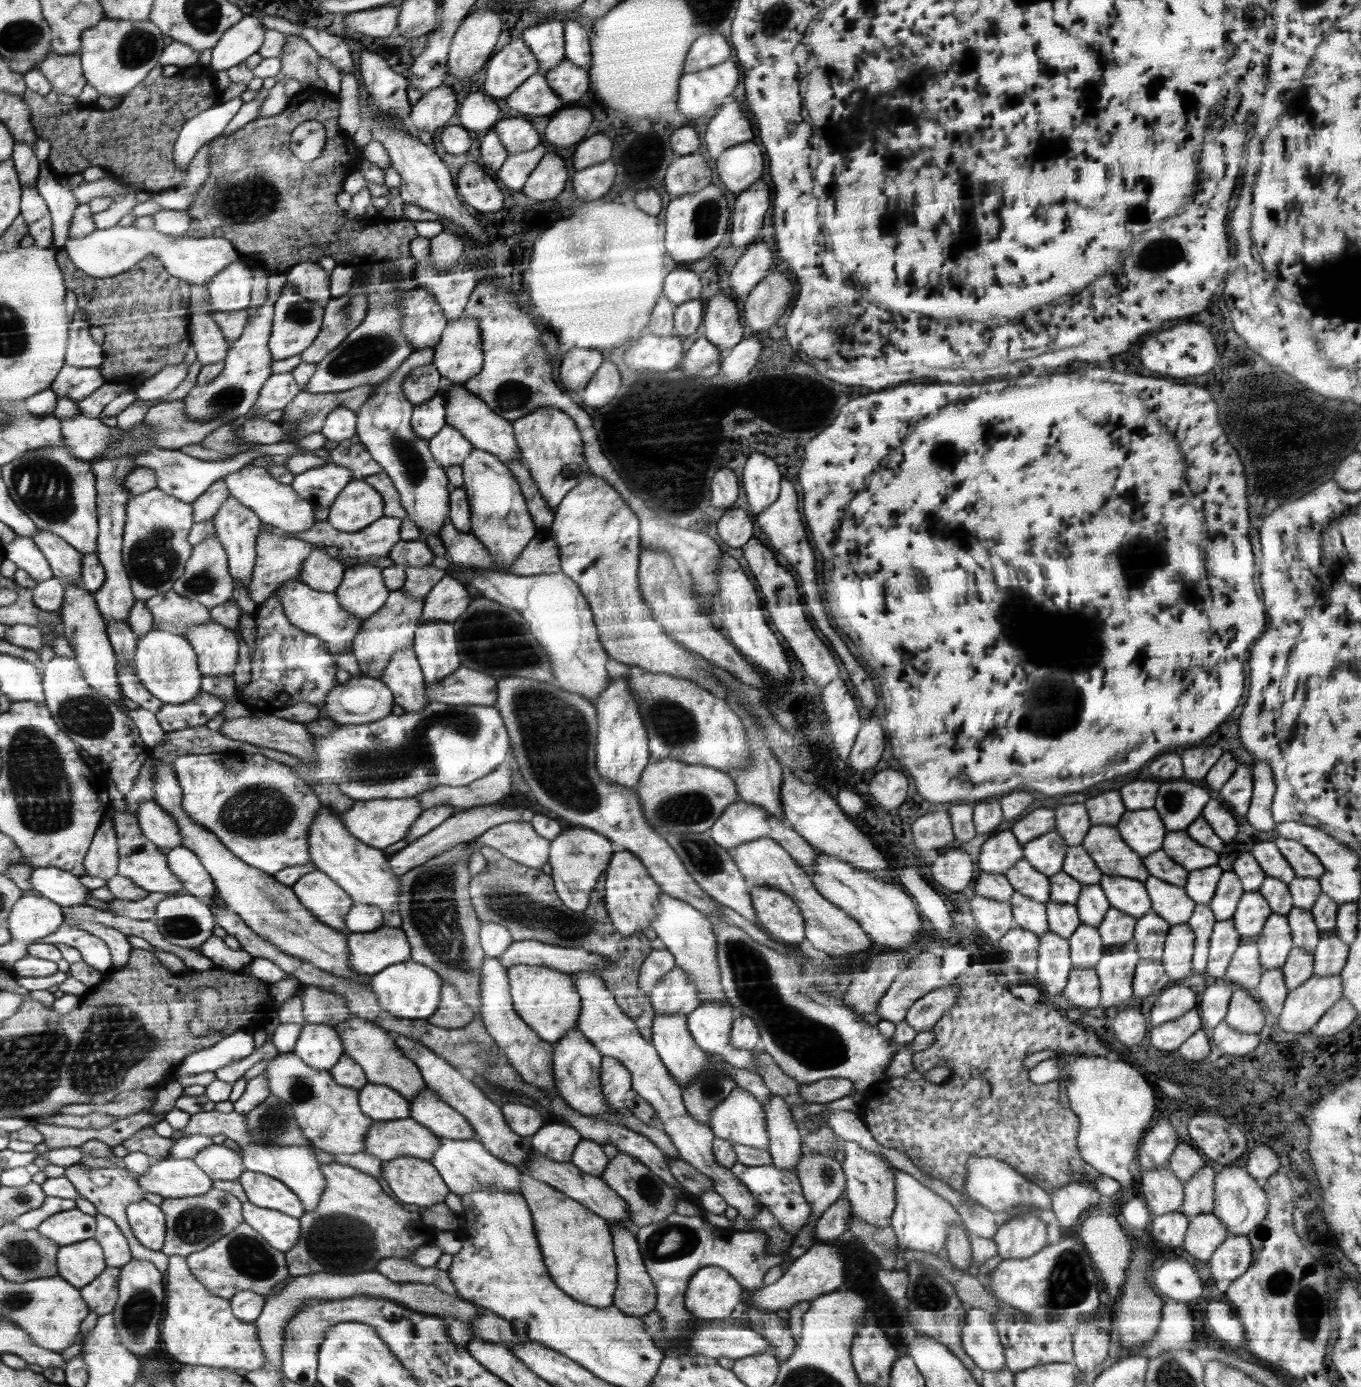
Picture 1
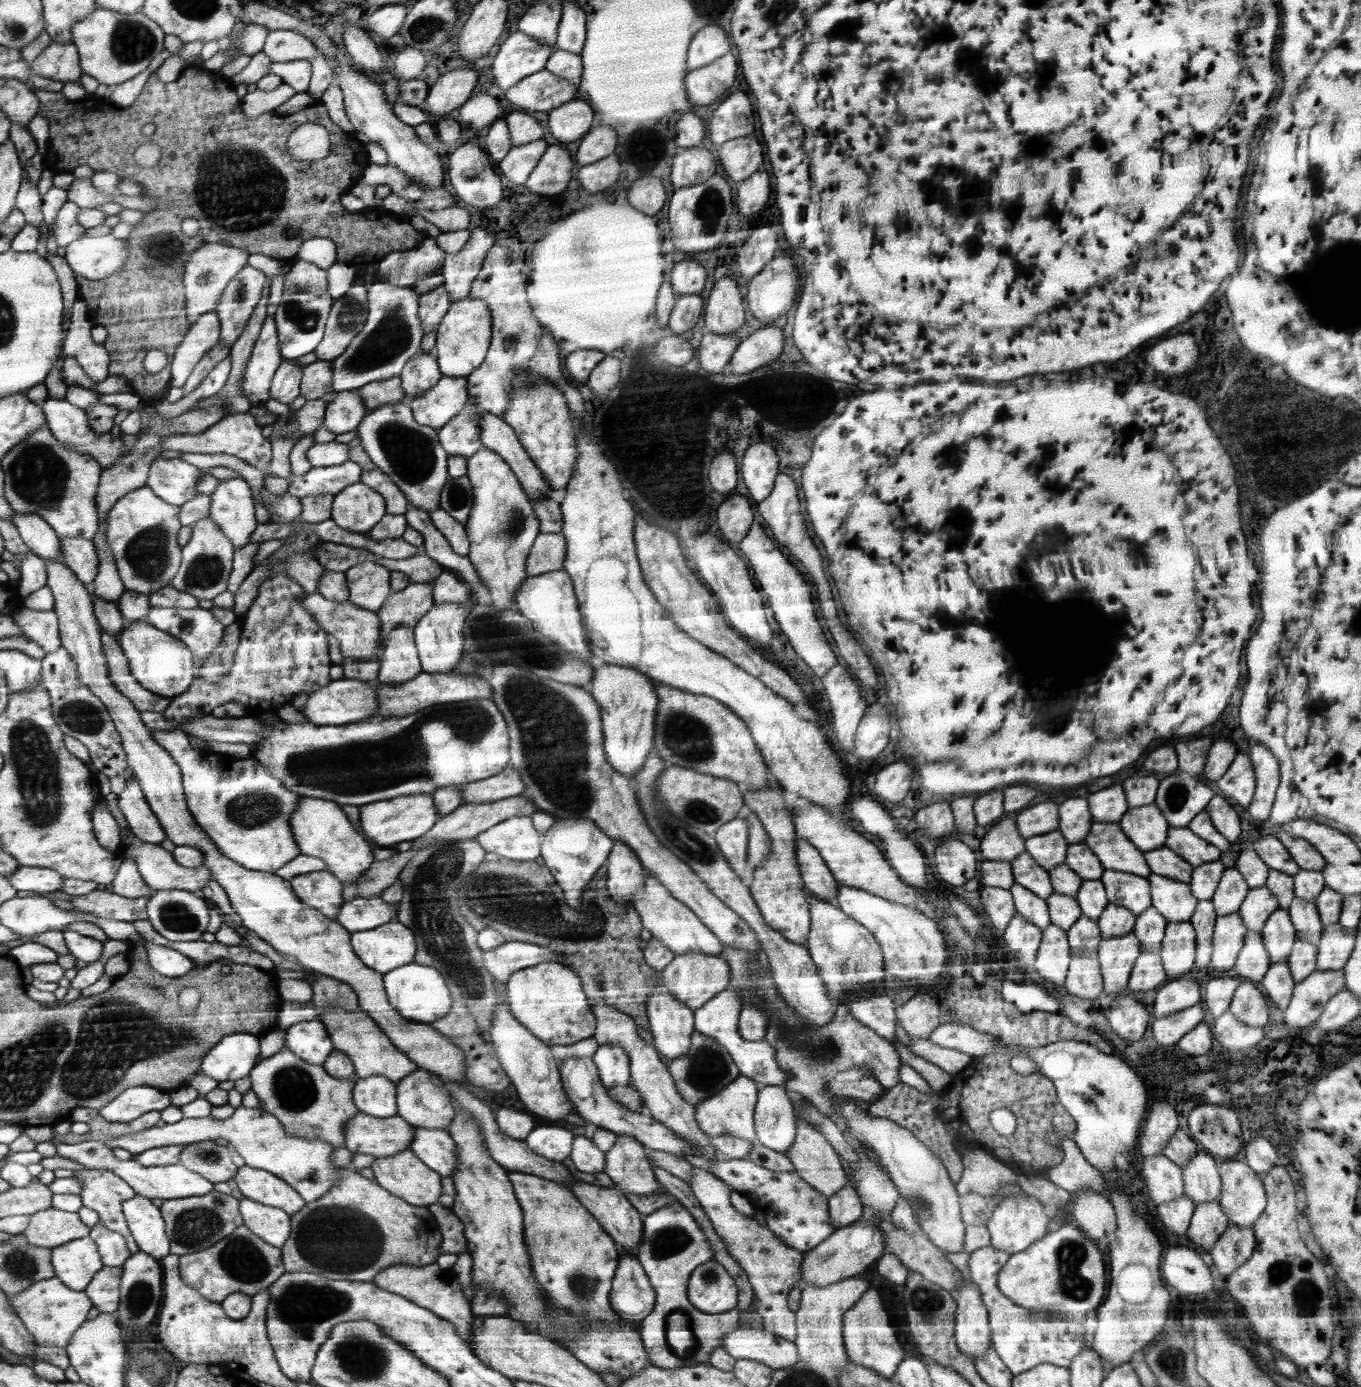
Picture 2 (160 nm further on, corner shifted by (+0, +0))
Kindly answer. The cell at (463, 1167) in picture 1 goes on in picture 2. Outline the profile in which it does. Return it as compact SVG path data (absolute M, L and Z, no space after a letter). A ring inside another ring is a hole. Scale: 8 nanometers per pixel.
M416 1127L414 1142L410 1150L423 1160L424 1164L436 1169L436 1172L440 1172L442 1176L448 1176L454 1180L453 1176L459 1172L458 1143L447 1130Z

